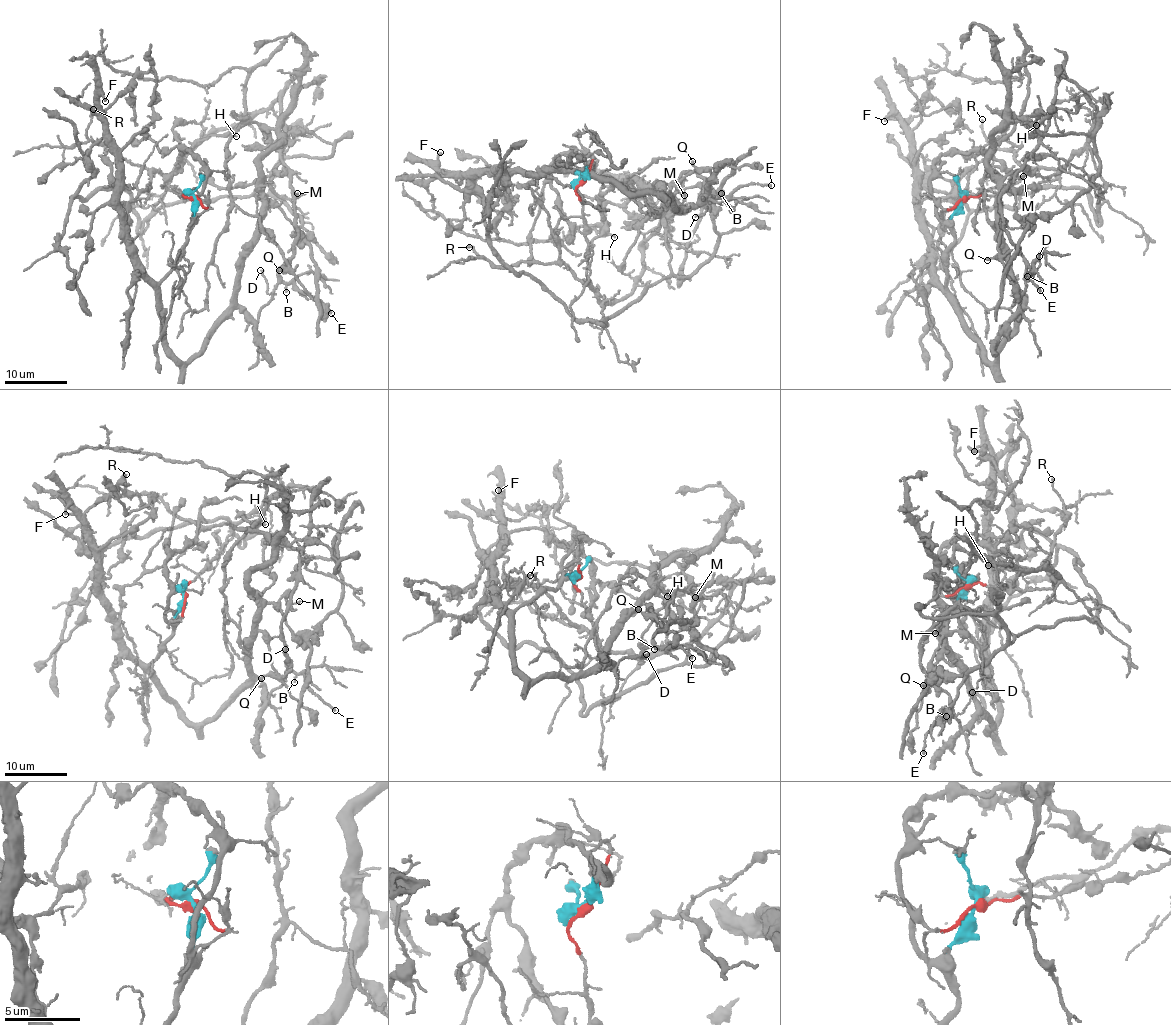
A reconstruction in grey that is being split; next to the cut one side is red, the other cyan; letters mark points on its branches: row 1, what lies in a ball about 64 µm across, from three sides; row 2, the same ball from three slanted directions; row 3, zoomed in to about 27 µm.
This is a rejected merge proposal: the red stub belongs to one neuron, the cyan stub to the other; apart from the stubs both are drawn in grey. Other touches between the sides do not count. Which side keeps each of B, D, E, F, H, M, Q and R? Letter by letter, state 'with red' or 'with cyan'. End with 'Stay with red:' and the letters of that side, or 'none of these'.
B: with red
D: with red
E: with red
F: with cyan
H: with cyan
M: with red
Q: with cyan
R: with red
Stay with red: B, D, E, M, R

